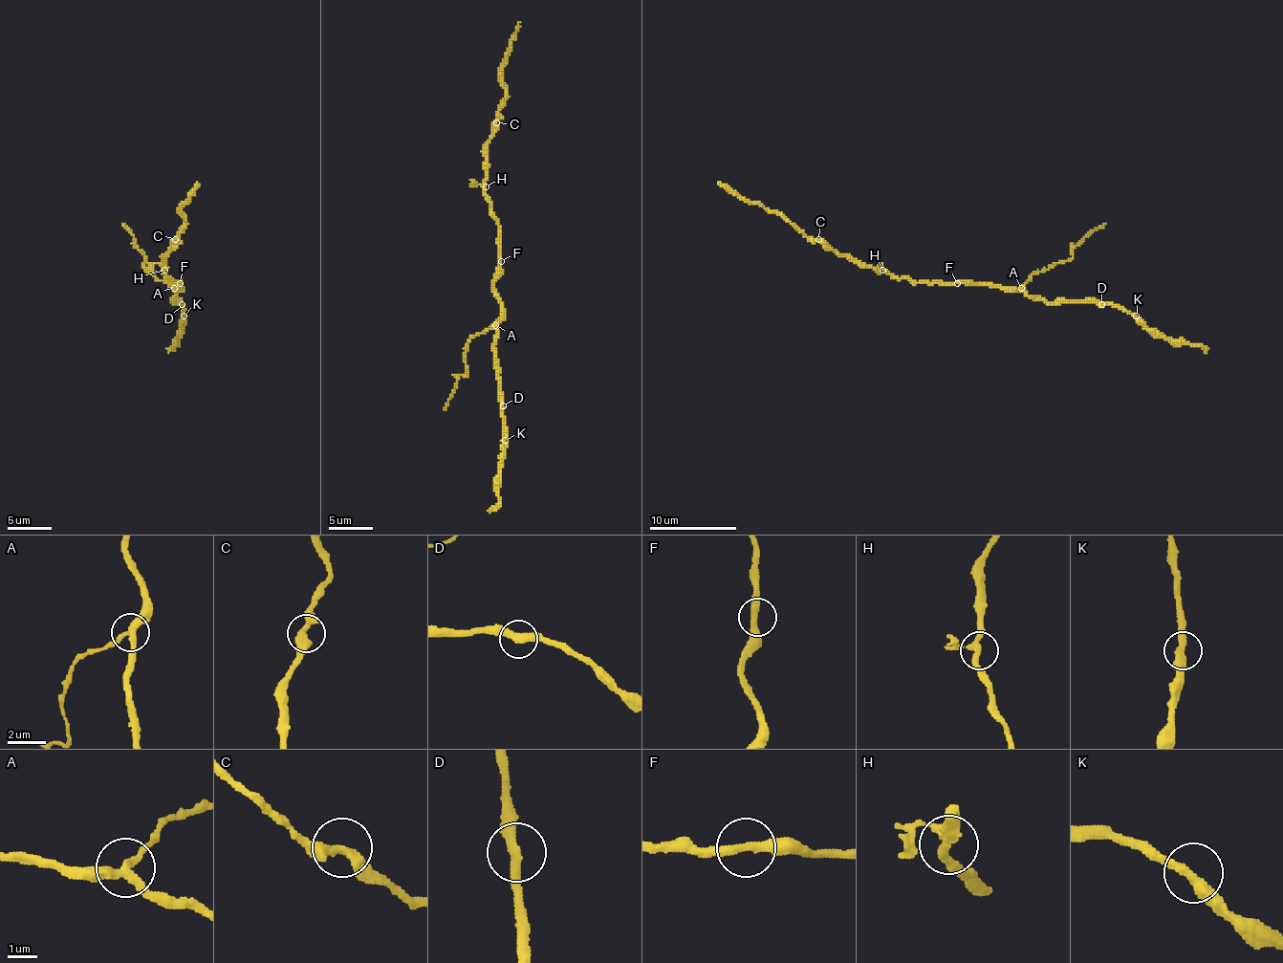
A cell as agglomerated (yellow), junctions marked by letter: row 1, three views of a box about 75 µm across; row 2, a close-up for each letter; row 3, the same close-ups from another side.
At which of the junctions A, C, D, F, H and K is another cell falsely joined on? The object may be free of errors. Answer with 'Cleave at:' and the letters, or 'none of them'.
Cleave at: A

